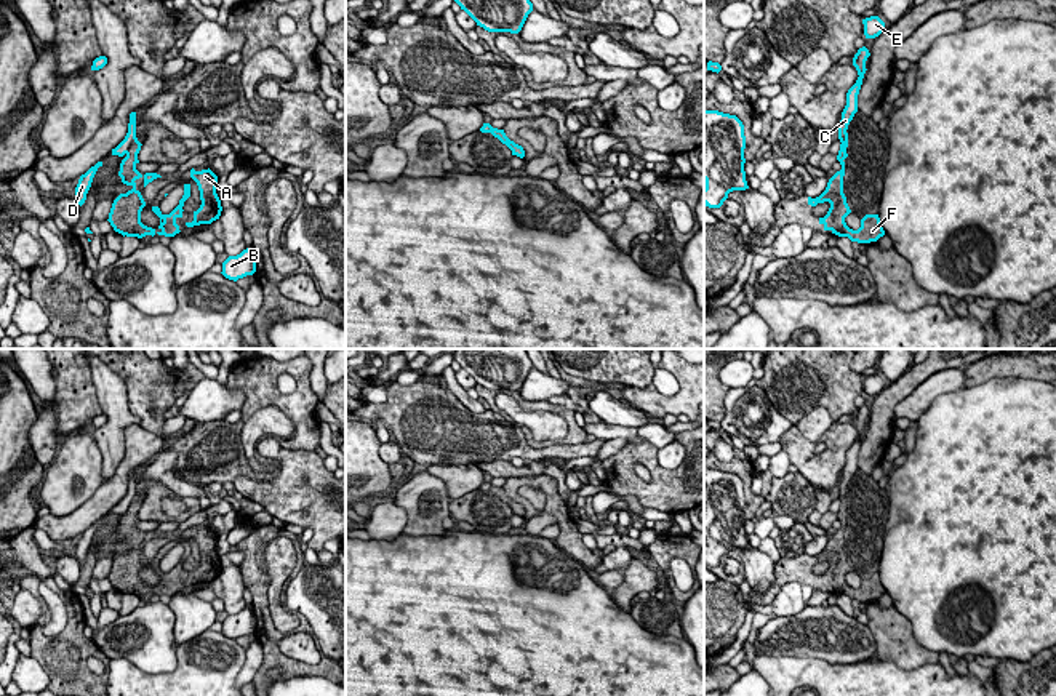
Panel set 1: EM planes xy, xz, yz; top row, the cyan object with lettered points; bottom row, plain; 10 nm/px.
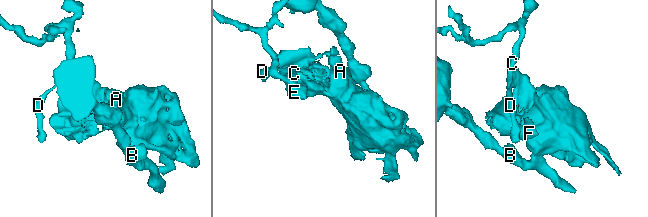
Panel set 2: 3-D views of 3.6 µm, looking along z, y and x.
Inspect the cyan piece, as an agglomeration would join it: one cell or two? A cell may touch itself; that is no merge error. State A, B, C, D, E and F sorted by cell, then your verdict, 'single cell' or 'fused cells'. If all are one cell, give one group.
A F / B C D E; fused cells

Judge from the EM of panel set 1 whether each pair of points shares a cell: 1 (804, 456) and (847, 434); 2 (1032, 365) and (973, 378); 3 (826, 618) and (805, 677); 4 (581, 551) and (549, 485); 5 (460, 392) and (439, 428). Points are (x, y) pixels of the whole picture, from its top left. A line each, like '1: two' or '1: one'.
1: one
2: one
3: two
4: one
5: two

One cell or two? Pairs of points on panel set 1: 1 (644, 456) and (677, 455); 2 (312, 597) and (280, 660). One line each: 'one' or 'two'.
1: two
2: two

